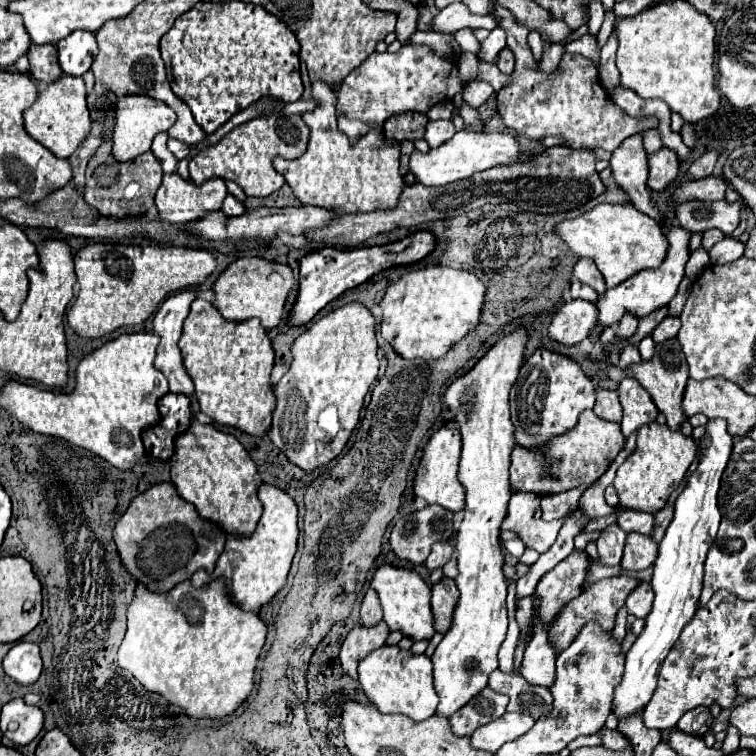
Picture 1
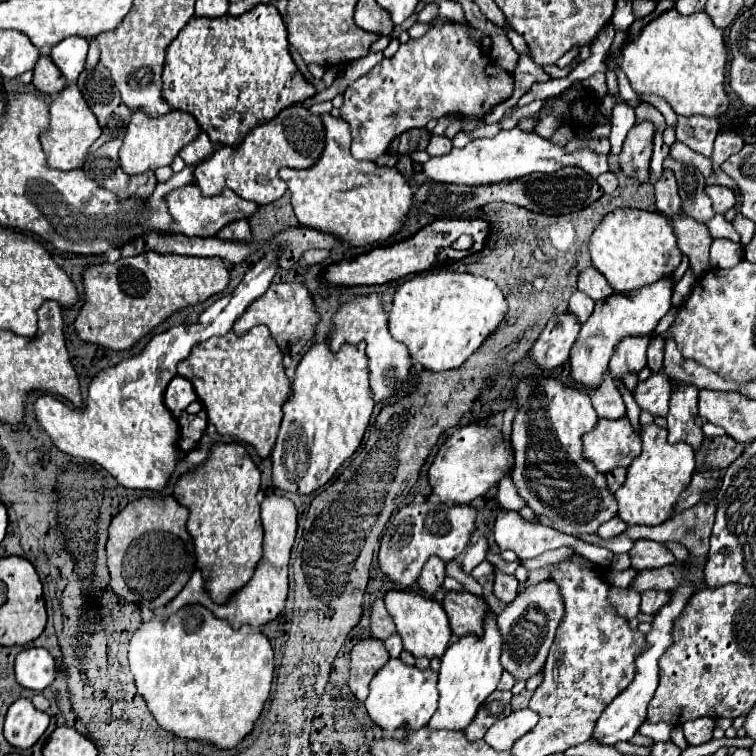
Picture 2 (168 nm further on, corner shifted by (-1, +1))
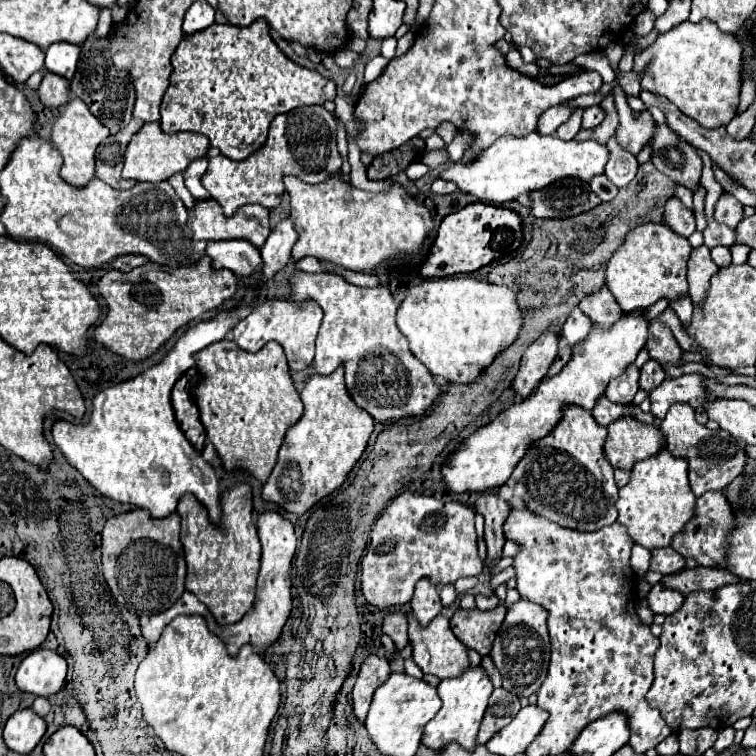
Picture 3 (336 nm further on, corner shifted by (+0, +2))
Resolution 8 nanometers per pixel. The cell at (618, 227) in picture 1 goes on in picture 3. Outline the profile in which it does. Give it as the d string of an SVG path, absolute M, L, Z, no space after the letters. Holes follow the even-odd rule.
M665 223L635 227L607 265L607 287L615 295L619 307L625 313L631 313L655 305L659 299L667 299L669 303L681 299L687 293L687 259L691 249L689 241L675 235Z

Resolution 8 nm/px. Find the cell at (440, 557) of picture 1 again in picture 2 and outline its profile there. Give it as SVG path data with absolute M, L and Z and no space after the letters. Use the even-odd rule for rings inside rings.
M432 556L432 560L428 560L426 564L424 564L424 568L422 568L422 574L420 574L420 578L418 578L418 584L420 584L420 588L432 598L434 594L436 594L436 590L440 588L440 584L444 582L444 566L446 566L446 562L444 560L440 560L438 556Z

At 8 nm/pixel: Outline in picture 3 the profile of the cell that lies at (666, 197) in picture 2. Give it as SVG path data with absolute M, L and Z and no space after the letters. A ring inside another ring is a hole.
M669 199L665 205L665 223L681 237L689 237L695 231L695 217L693 213L677 199Z

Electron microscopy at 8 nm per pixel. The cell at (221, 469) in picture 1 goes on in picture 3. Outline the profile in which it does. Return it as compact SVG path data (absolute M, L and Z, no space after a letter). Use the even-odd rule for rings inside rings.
M247 483L231 487L223 495L223 517L219 527L215 527L203 505L193 495L185 495L179 501L177 513L183 519L181 543L187 561L185 589L193 593L205 607L213 613L219 625L237 623L253 605L255 581L259 573L261 543L257 537L255 523L251 519L251 489Z

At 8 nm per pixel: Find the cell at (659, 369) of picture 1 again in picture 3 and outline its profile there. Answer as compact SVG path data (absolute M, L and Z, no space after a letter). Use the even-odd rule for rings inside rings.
M675 403L669 409L667 417L661 421L661 431L667 437L667 449L671 451L671 455L687 459L691 491L697 497L701 497L705 491L725 489L737 475L741 475L743 463L747 461L745 445L741 441L735 441L727 431L723 431L723 435L717 435L705 425L699 425L695 421L695 411L687 403Z

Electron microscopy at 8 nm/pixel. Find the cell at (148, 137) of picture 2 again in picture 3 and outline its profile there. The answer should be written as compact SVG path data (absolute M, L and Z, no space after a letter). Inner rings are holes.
M145 123L141 131L135 133L133 141L125 151L123 179L151 181L151 183L167 181L171 175L183 173L187 169L187 163L191 163L191 159L199 159L207 155L209 155L209 139L205 135L195 135L195 133L167 135L161 131L159 123Z

